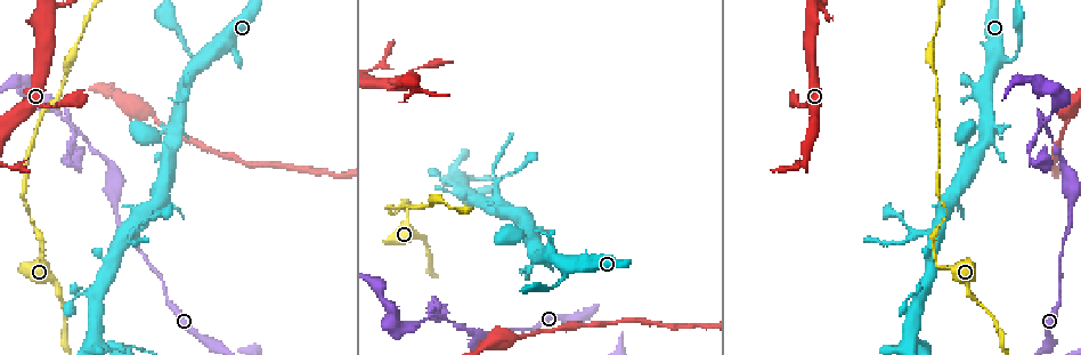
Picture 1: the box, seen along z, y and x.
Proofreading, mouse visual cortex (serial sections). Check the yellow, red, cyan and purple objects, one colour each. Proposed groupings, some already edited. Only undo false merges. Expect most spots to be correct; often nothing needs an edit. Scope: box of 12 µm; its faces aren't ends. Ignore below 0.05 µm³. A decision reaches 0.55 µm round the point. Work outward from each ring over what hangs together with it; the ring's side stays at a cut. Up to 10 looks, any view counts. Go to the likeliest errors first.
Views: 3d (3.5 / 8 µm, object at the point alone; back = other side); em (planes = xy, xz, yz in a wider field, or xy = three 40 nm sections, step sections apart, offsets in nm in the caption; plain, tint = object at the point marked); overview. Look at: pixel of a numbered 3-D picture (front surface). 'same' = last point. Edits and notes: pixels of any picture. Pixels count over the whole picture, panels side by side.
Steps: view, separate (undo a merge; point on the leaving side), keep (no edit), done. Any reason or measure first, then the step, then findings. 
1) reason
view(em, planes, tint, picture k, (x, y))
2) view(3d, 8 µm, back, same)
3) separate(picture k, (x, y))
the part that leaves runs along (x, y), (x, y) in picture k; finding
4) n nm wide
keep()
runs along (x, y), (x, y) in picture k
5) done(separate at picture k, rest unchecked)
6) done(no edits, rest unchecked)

branch point
view(3d, 8 µm, picture 1, (77, 129))

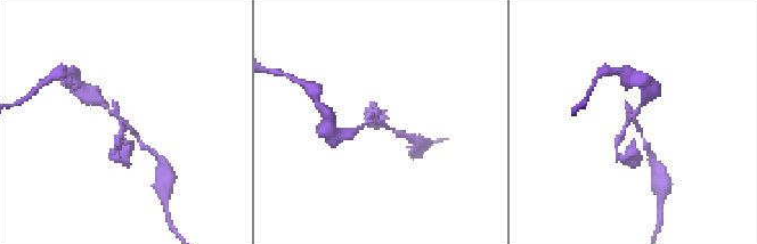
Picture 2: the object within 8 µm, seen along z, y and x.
view(3d, 3.5 µm, picture 2, (636, 123))

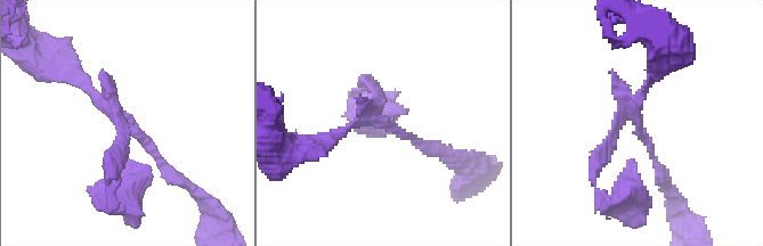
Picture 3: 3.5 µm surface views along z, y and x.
view(em, planes, tint, picture 3, (127, 120))

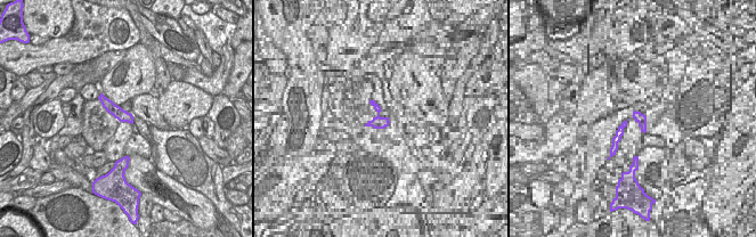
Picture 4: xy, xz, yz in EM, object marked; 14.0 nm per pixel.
keep()
runs along (175, 177), (129, 123), (70, 71) in picture 3; continuous, no second cell

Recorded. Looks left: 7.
sharp bend
view(3d, 3.5 µm, picture 1, (46, 10))

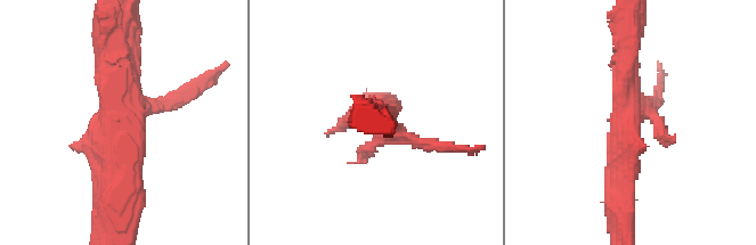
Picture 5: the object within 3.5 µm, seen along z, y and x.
now the EM
view(em, xy, step 2, tint, picture 5, (123, 118))

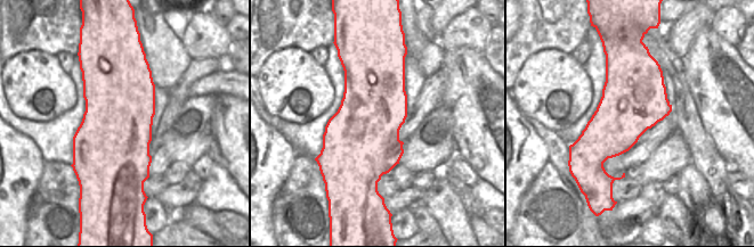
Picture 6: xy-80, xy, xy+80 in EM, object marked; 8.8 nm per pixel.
keep()
runs along (118, 192), (114, 124), (184, 97) in picture 5; one cell here

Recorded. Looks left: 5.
a narrow waist
view(3d, 3.5 µm, picture 1, (902, 221))

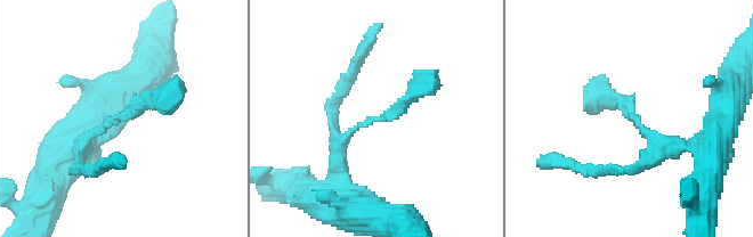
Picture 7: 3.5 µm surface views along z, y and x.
need the tissue
view(em, xy, step 5, tint, picture 7, (633, 116))

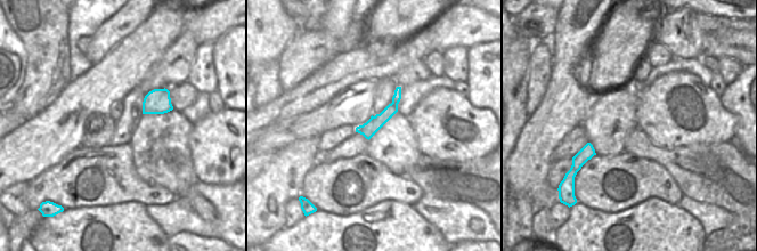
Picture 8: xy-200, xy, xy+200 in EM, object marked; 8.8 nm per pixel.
view(em, planes, tint, same)

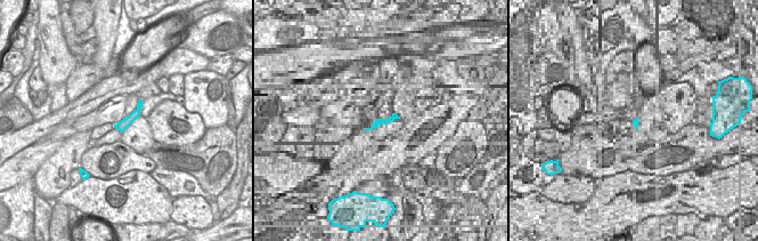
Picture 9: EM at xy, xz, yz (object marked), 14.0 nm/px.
140 nm wide
keep()
runs along (137, 111), (122, 126), (117, 126) in picture 9; continuous, no second cell

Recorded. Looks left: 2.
abrupt turn
view(3d, 8 µm, picture 1, (935, 260))

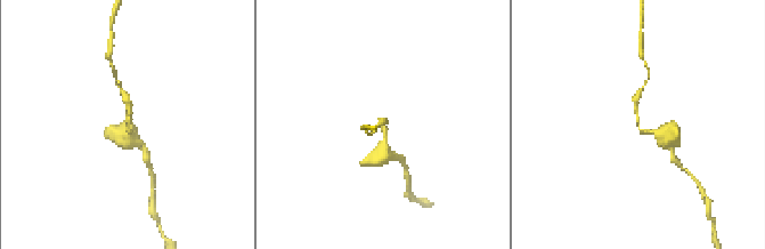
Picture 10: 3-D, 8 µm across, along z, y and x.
view(em, xy, step 5, tint, picture 10, (636, 125))

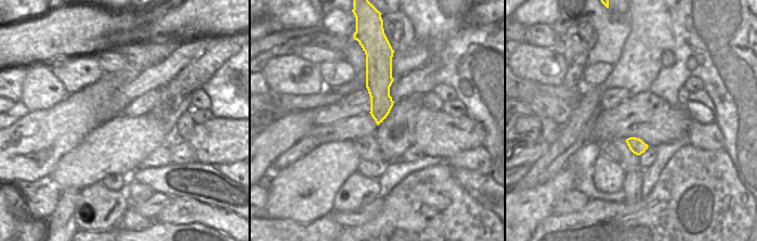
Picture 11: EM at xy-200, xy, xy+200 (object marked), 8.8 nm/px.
arms of 200, 350 nm
keep()
runs along (127, 134), (130, 107), (122, 93) in picture 10; all the same cell

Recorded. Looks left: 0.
done(no edits, rest unchecked)

